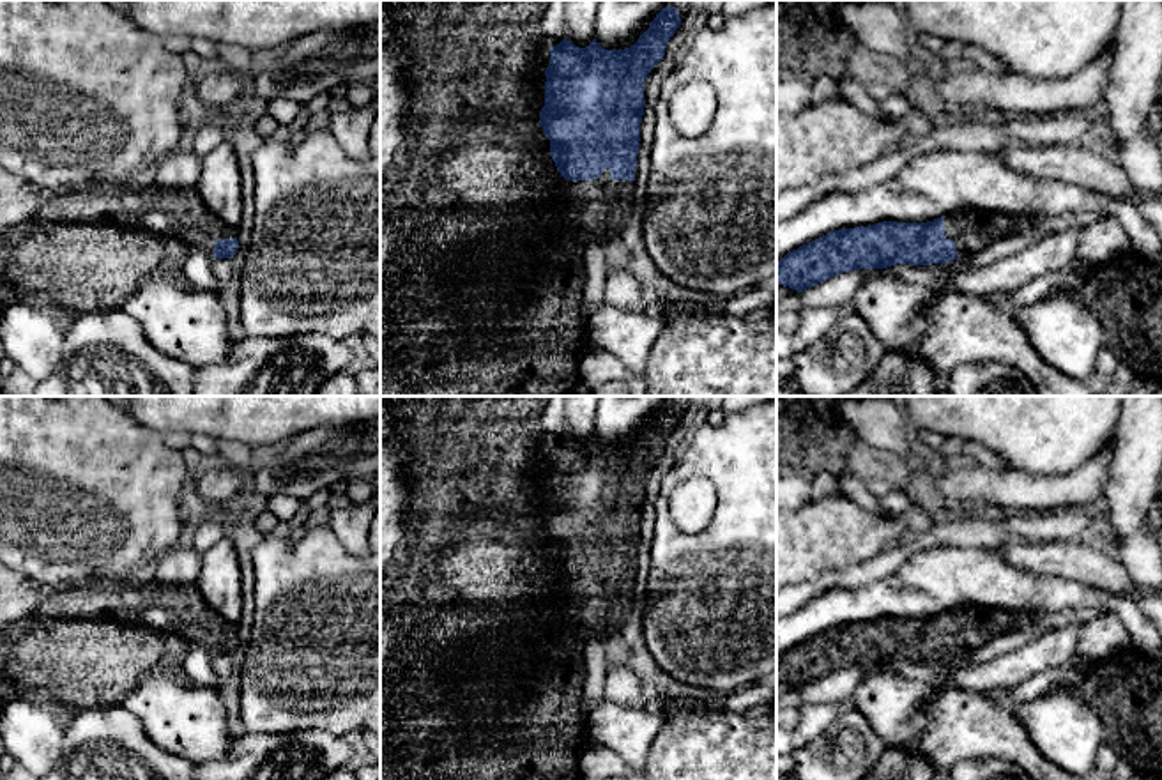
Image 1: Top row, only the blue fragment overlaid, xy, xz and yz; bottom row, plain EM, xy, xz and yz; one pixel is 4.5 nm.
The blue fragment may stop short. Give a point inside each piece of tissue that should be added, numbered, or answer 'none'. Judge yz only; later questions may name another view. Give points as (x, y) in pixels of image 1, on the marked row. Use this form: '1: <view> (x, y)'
1: yz (971, 230)

